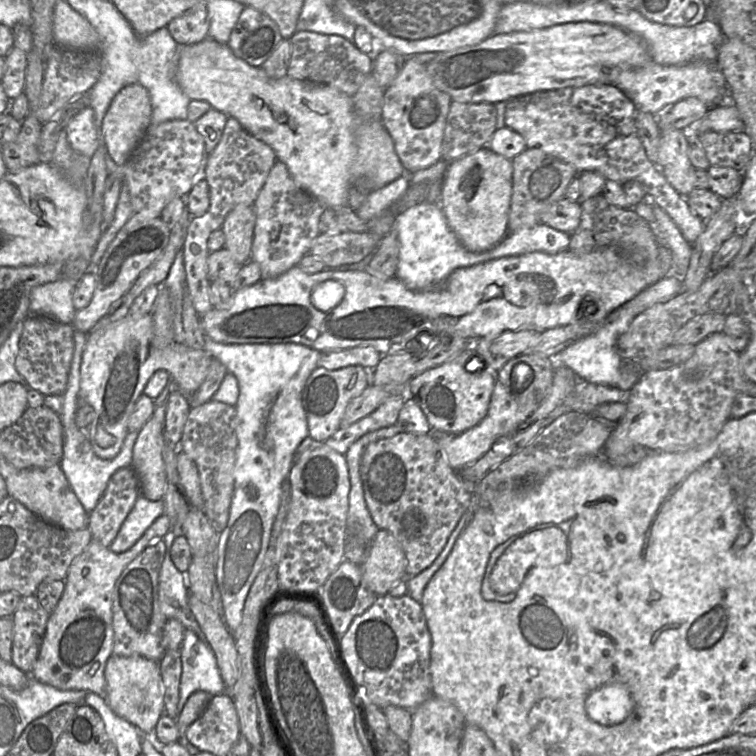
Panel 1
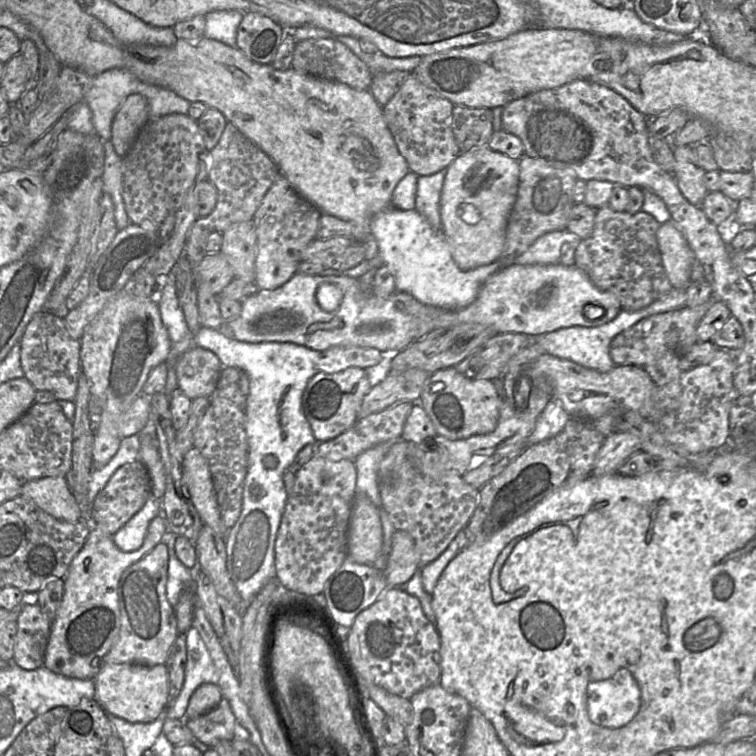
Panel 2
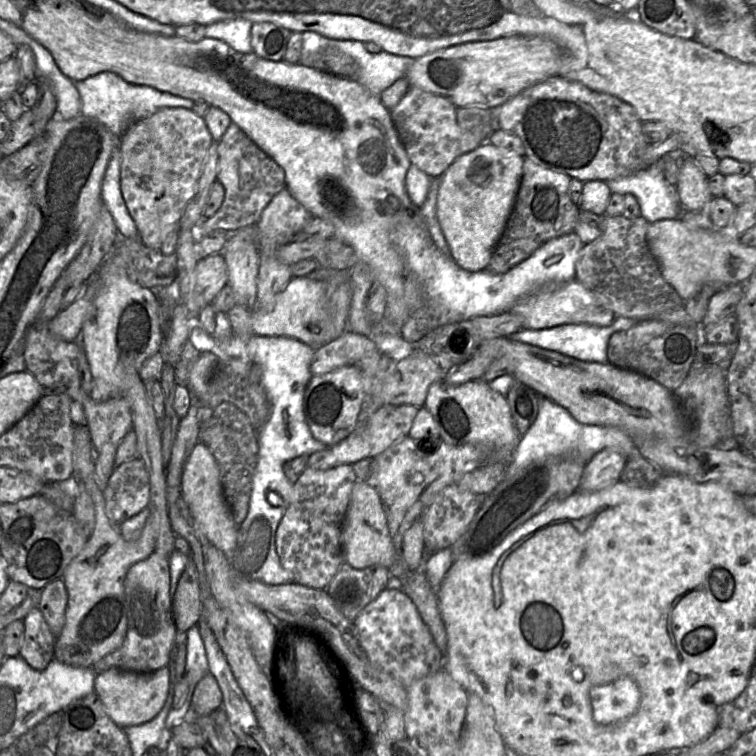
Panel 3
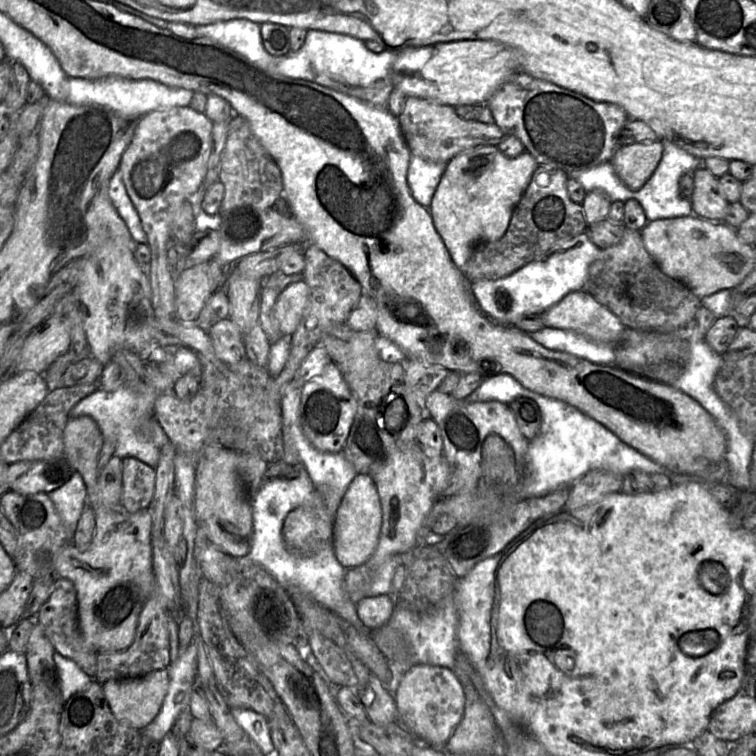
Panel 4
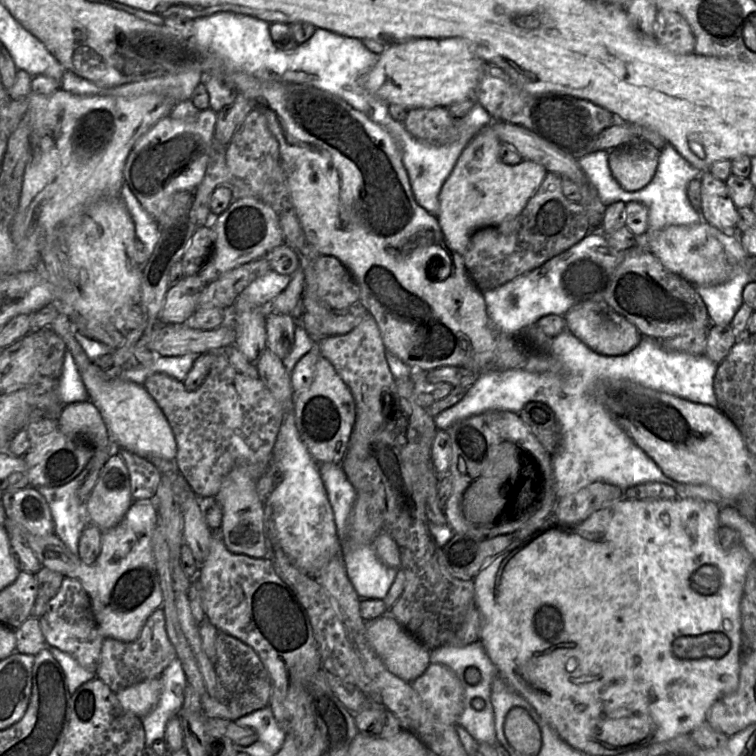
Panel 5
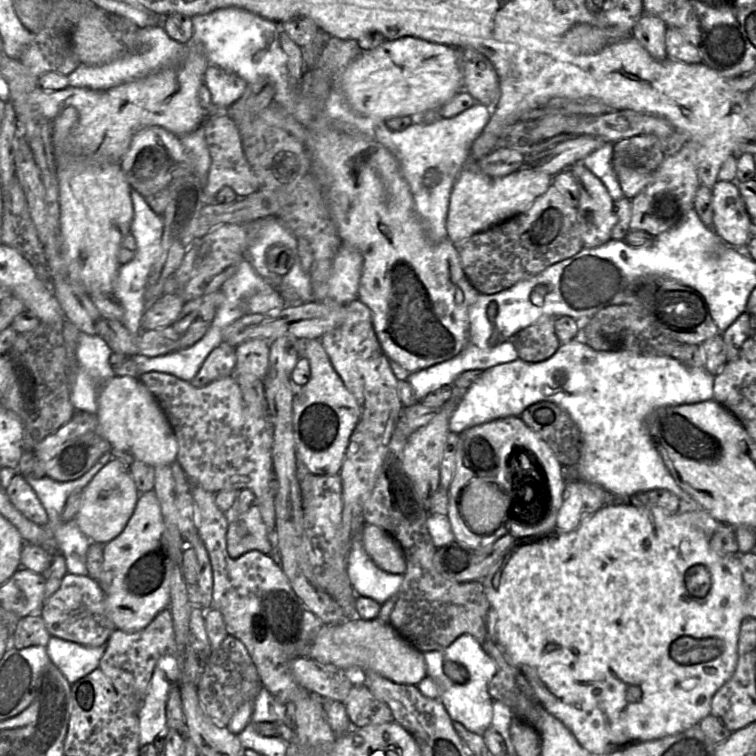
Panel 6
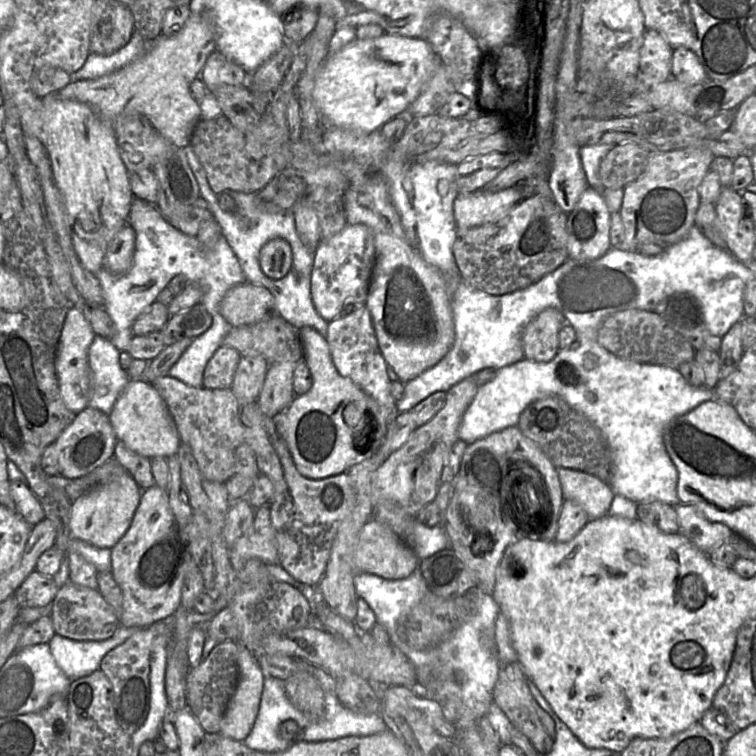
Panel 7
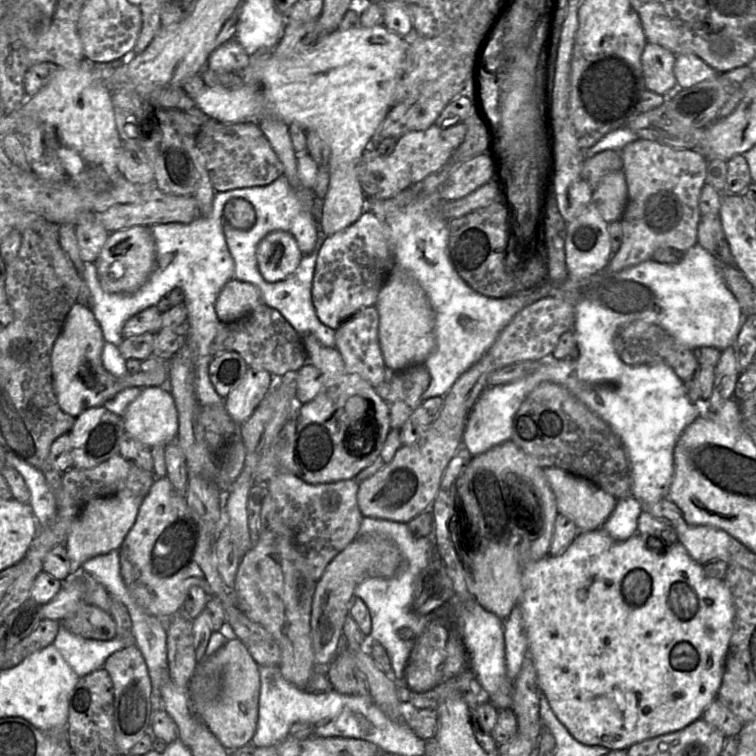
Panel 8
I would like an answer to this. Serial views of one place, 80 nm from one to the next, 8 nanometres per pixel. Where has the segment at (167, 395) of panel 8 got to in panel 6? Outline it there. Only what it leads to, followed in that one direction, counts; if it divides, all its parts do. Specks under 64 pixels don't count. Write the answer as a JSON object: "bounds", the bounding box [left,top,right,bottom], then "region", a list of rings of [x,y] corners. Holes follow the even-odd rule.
{"bounds":[97,376,178,467],"region":[[[114,376],[105,381],[98,396],[97,414],[101,430],[113,448],[130,453],[135,459],[153,467],[171,465],[177,457],[178,444],[174,431],[158,401],[139,378]]]}

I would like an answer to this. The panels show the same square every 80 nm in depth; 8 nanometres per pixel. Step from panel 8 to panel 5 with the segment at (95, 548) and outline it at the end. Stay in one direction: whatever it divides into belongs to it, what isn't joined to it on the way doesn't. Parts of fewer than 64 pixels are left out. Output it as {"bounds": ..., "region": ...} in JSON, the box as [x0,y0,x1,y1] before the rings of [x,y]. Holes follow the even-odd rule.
{"bounds":[86,454,133,531],"region":[[[112,454],[86,501],[89,523],[100,531],[118,525],[133,504],[127,466],[122,457]]]}

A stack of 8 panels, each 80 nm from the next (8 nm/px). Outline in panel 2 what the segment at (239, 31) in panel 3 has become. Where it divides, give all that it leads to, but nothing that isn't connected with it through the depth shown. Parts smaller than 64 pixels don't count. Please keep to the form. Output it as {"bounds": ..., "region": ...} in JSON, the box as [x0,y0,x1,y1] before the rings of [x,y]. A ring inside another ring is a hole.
{"bounds":[204,10,243,47],"region":[[[215,10],[205,15],[204,36],[236,47],[237,29],[243,13],[238,10]]]}

